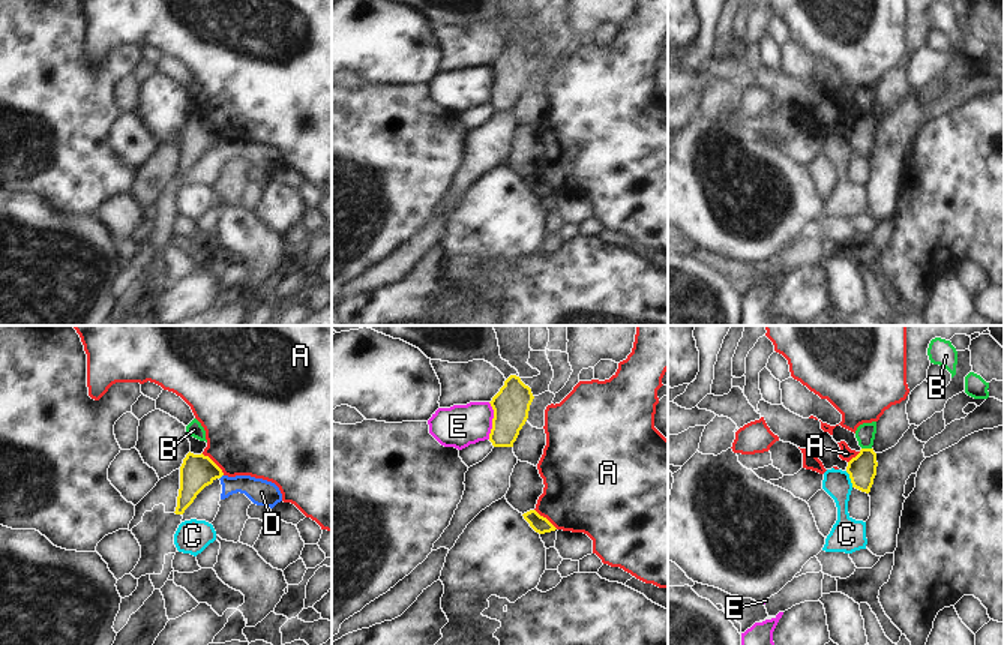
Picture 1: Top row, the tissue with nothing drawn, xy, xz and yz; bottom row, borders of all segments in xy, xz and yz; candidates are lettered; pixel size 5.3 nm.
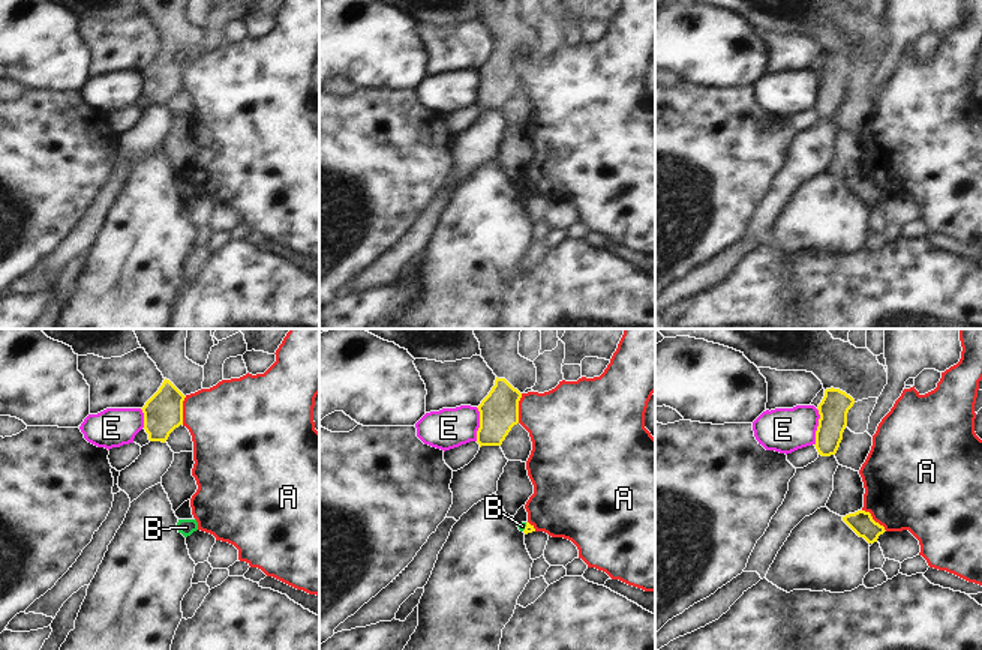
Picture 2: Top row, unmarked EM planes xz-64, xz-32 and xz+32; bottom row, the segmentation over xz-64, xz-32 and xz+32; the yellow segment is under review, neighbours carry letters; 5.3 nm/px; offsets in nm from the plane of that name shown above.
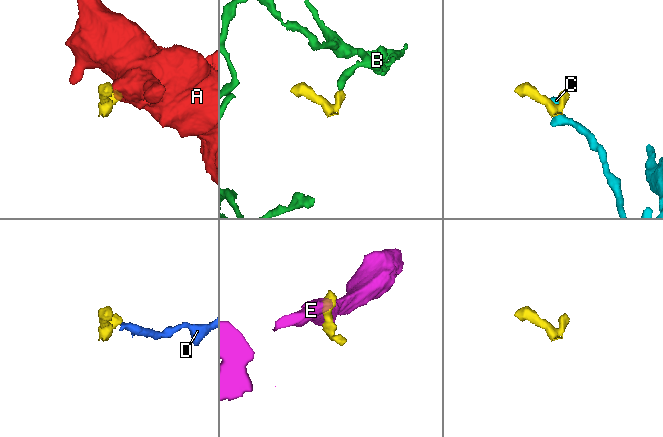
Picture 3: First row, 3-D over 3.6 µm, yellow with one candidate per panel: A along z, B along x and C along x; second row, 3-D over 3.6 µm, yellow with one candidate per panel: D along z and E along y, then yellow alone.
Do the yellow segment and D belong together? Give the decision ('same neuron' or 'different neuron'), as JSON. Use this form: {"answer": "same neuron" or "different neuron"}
{"answer": "different neuron"}

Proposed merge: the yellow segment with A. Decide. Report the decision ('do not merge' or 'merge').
do not merge

